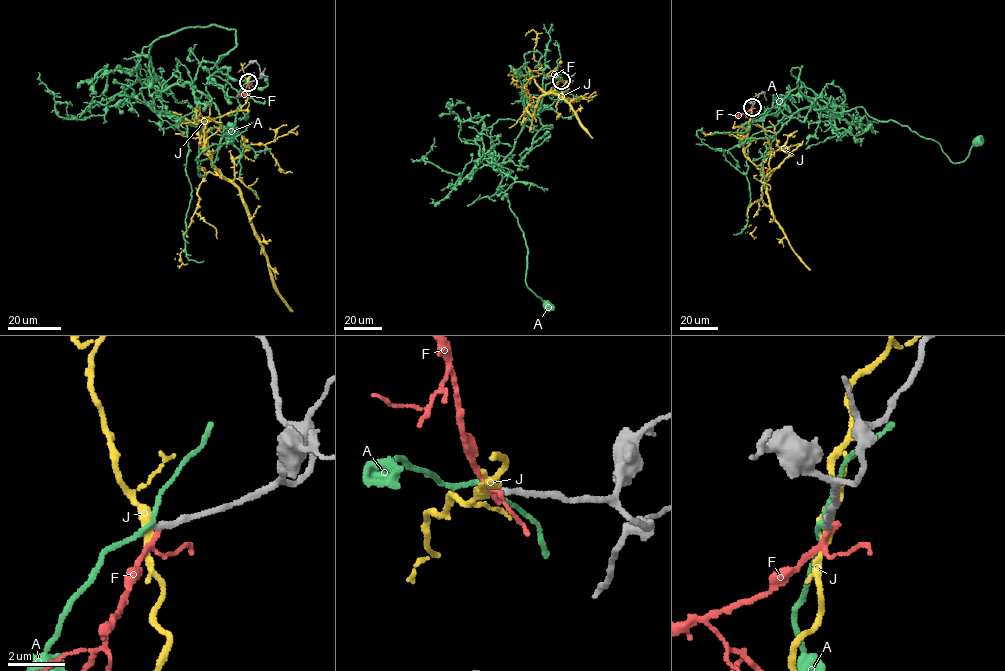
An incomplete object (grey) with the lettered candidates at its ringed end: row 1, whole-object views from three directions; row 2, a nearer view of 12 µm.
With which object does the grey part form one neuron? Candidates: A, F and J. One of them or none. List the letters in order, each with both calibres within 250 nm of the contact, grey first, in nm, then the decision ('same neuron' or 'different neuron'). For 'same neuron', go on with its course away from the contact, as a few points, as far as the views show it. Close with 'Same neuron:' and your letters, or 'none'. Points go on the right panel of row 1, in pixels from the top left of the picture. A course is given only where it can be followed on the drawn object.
A: 240/170 nm | different neuron
F: 240/160 nm | different neuron
J: 220/360 nm | different neuron
Same neuron: none

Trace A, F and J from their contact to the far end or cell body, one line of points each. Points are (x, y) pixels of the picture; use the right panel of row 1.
A: (752, 107), (752, 118), (773, 107), (790, 117), (862, 107), (936, 141), (953, 163), (978, 141)
F: (752, 107), (738, 113)
J: (752, 107), (749, 126), (743, 133), (743, 154), (765, 176), (766, 194), (775, 220), (793, 251), (810, 270)

